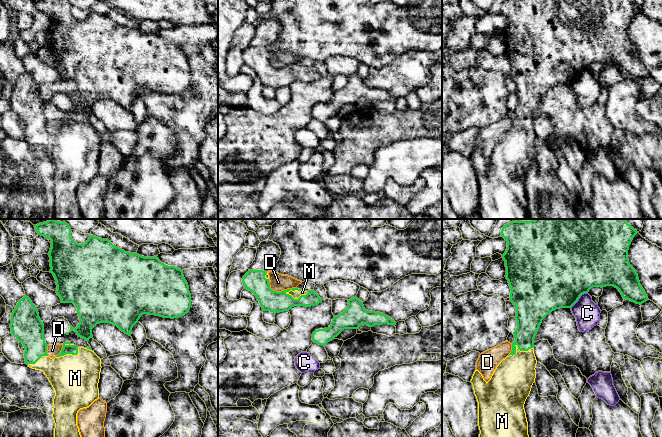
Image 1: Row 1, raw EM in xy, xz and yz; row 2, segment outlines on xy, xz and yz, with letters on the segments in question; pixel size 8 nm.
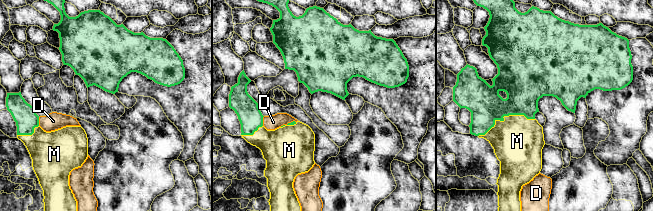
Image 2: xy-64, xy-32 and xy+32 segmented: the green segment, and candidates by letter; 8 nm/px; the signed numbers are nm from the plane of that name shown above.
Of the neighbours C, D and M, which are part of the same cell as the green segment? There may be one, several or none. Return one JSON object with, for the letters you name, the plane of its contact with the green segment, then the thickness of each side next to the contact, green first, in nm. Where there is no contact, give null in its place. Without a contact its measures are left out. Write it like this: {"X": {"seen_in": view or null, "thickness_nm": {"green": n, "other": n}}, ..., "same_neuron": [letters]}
{"M": {"seen_in": "xz", "thickness_nm": {"green": 170, "other": 70}}, "same_neuron": ["M"]}

